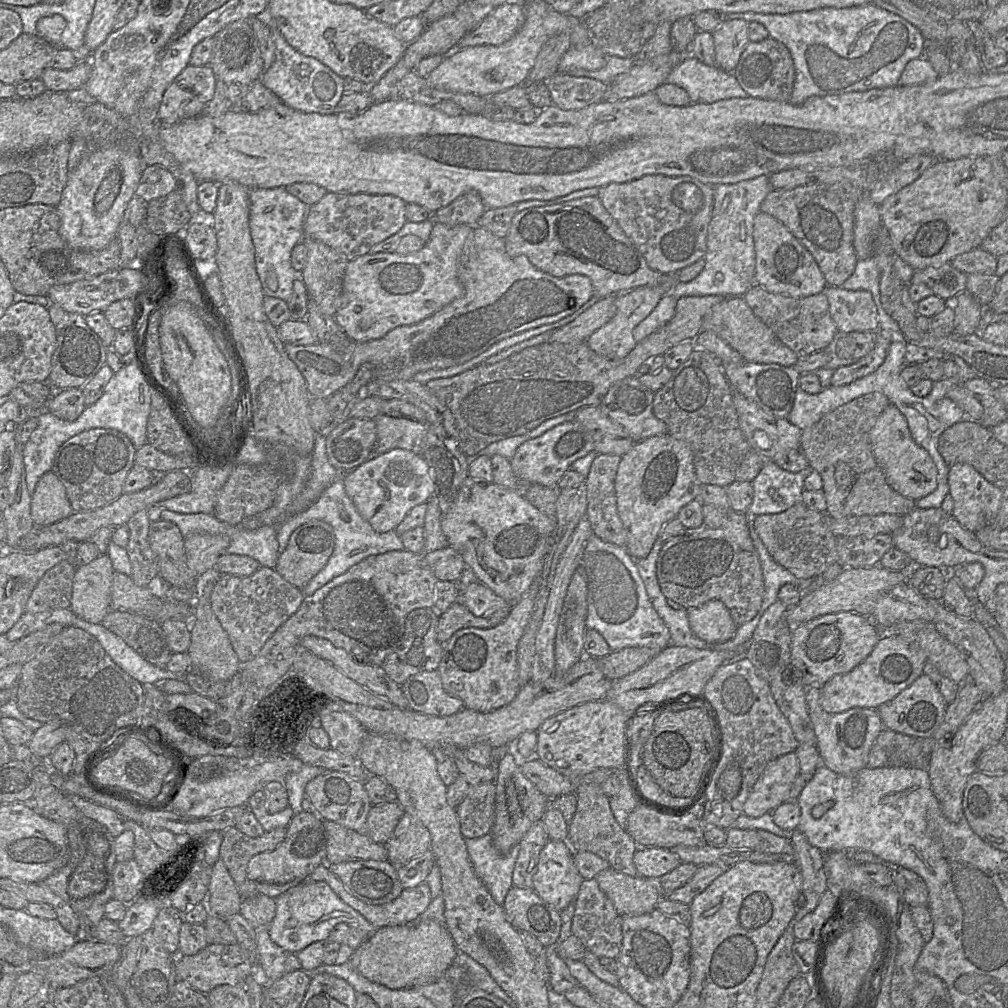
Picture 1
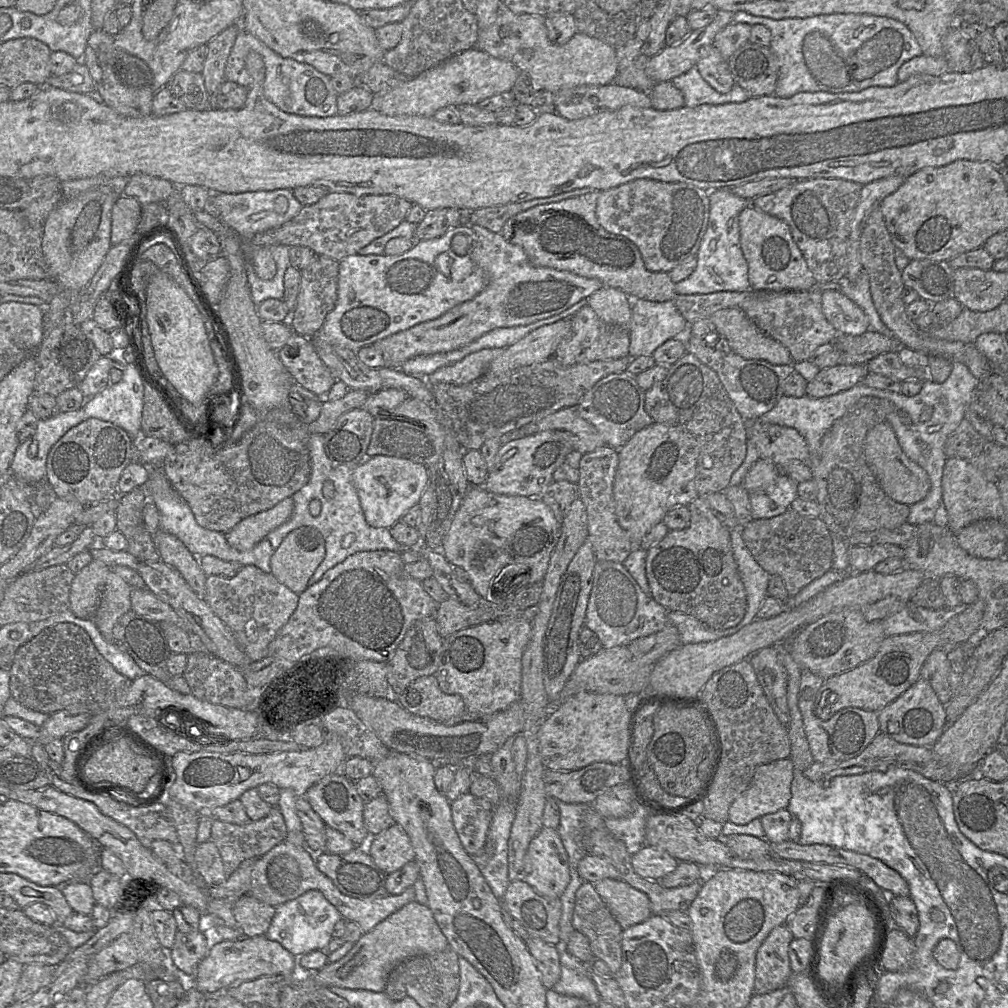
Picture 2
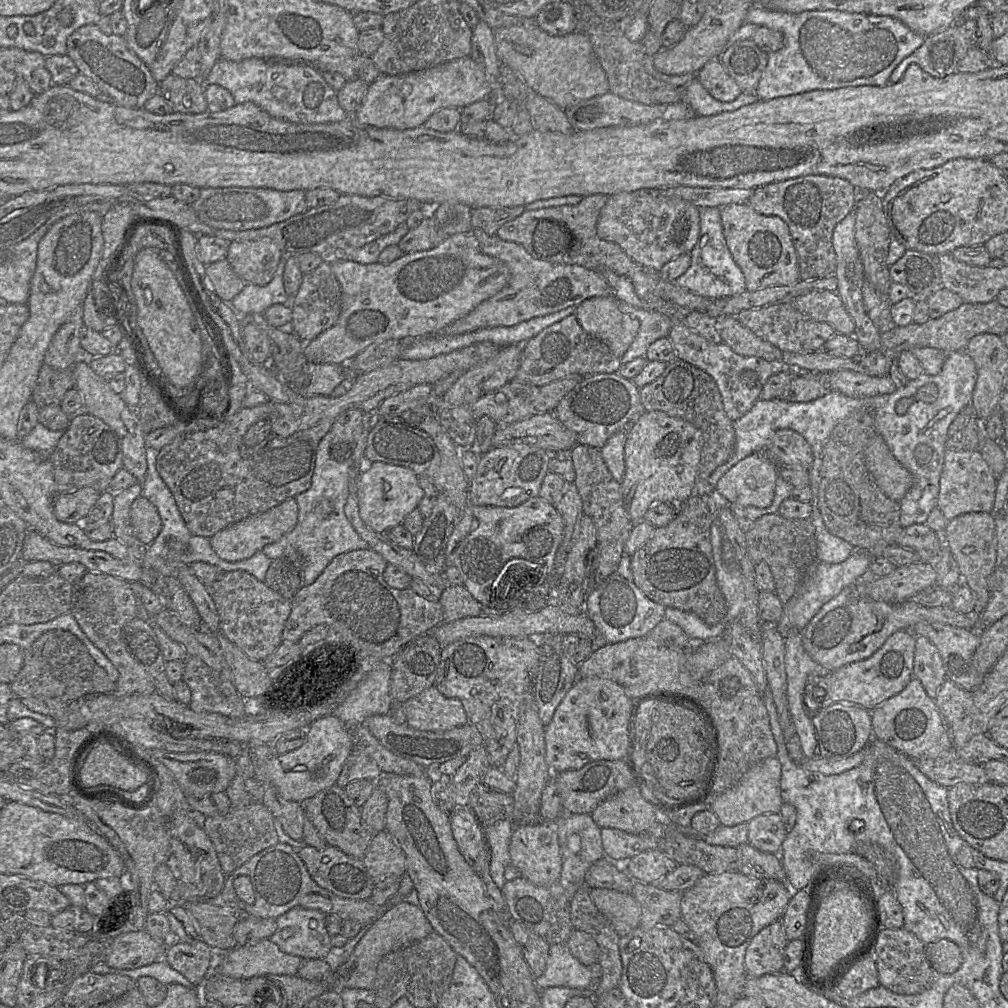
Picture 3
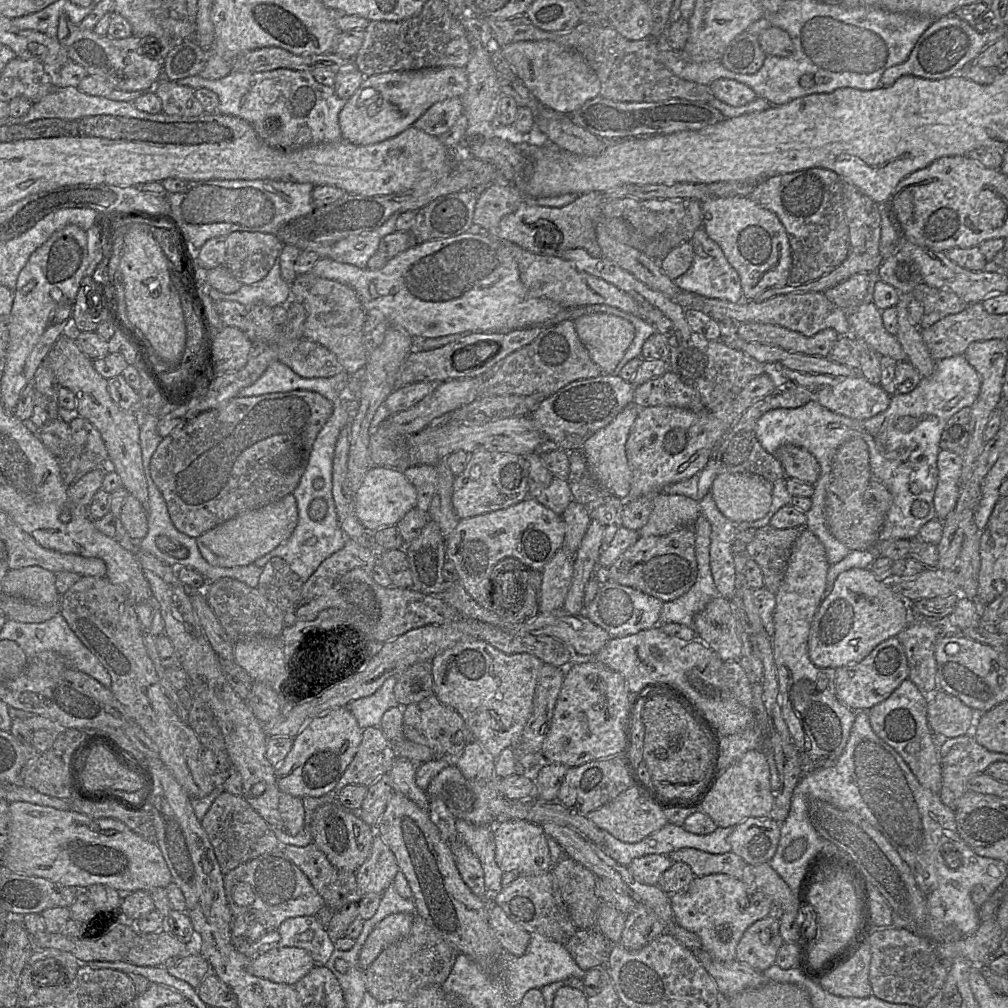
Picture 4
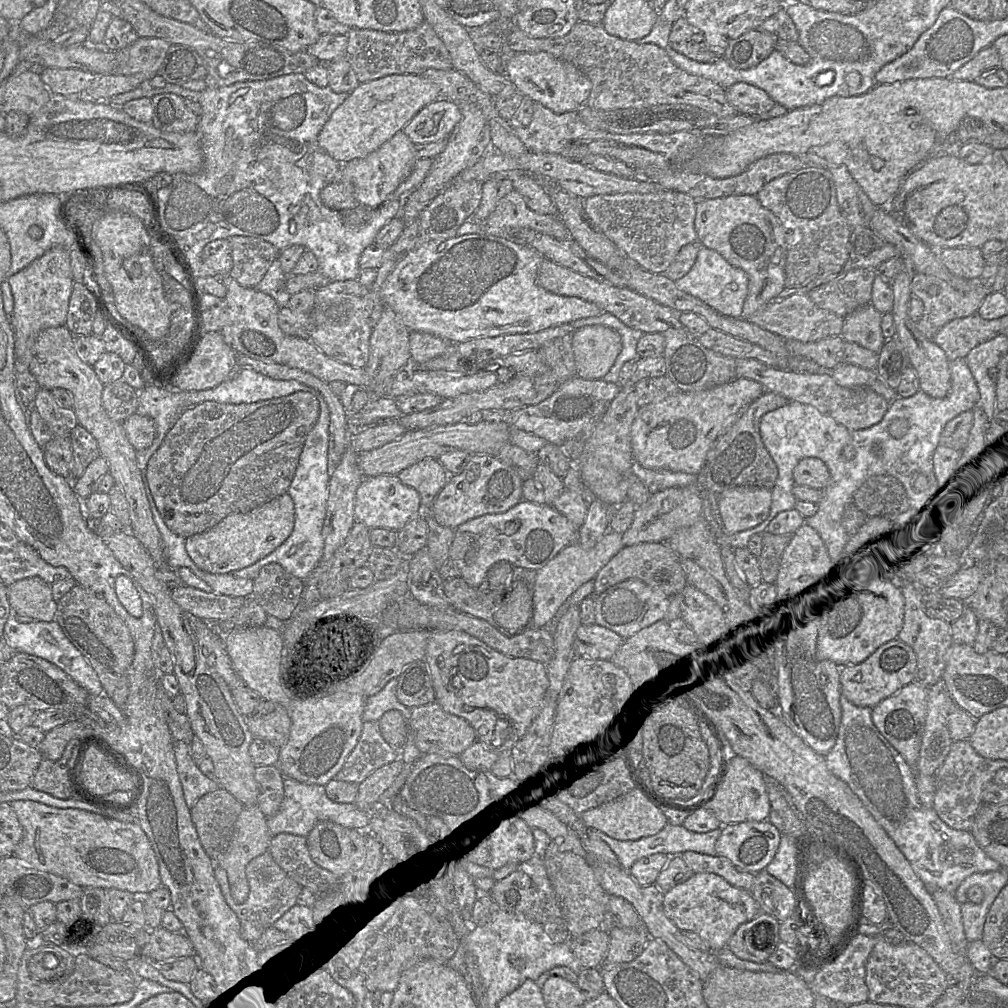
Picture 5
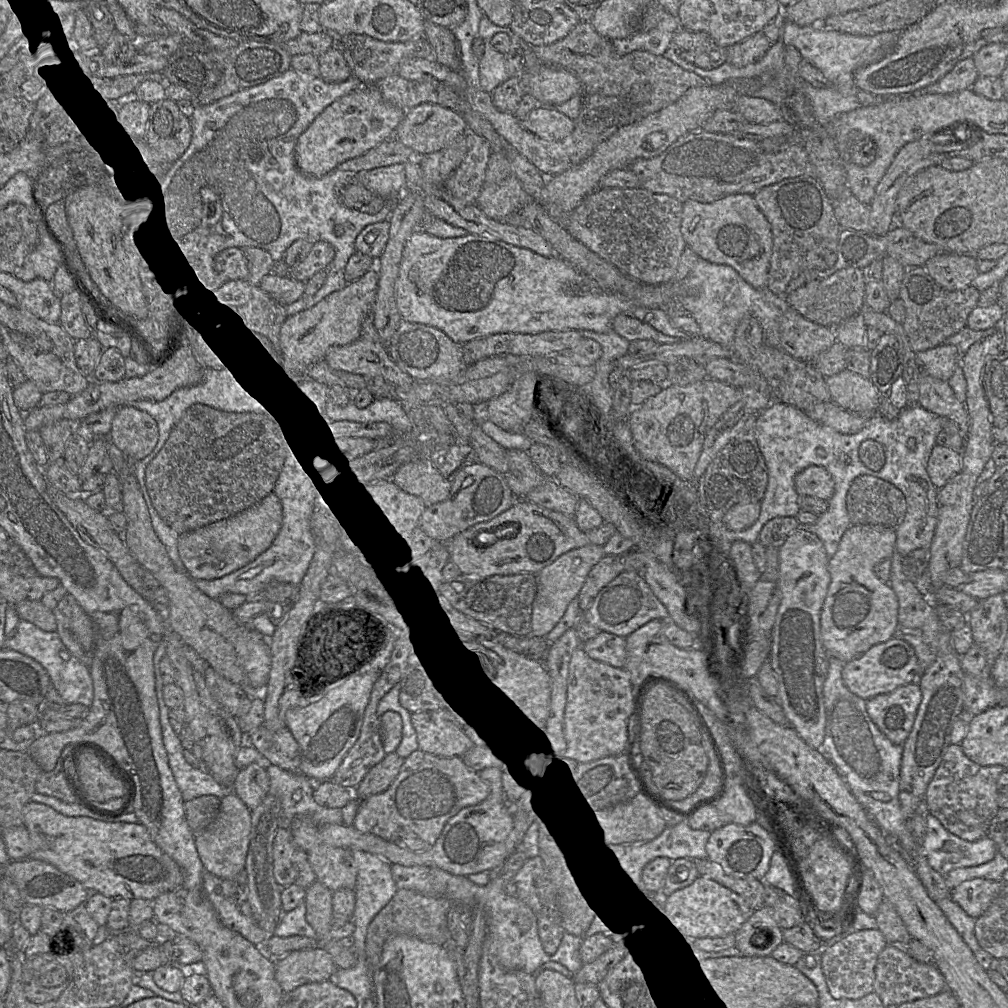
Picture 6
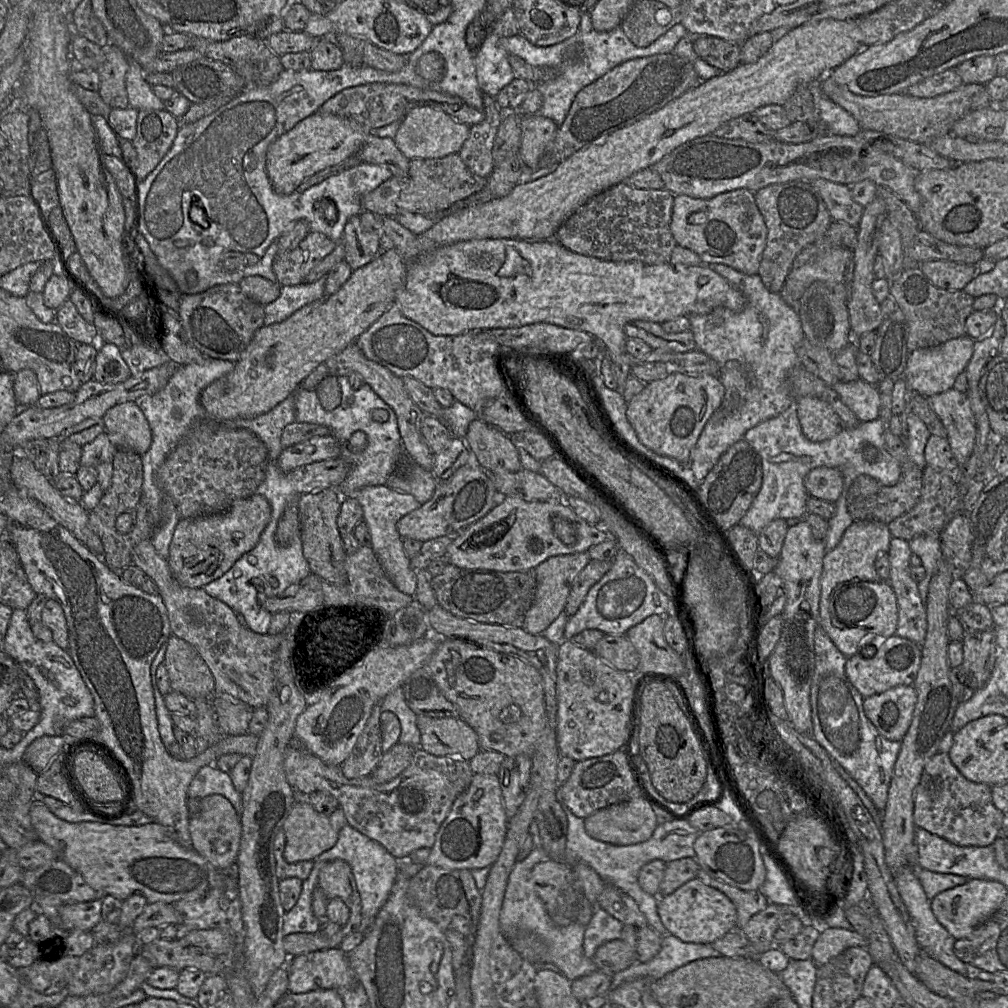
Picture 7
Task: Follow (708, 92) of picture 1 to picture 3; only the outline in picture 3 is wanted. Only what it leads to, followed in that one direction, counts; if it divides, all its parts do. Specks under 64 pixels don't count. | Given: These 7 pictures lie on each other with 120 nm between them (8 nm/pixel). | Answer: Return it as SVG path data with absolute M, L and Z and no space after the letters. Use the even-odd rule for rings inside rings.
M698 78L683 88L681 101L688 104L699 116L712 116L730 112L758 101L756 93L742 93L732 102L721 102L712 97Z

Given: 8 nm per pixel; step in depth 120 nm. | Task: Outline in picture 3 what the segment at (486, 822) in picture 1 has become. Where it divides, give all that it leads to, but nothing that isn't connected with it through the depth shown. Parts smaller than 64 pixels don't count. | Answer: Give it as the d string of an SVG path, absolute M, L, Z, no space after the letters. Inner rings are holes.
M457 806L450 814L450 822L460 853L469 866L481 876L488 846L480 821L469 806Z

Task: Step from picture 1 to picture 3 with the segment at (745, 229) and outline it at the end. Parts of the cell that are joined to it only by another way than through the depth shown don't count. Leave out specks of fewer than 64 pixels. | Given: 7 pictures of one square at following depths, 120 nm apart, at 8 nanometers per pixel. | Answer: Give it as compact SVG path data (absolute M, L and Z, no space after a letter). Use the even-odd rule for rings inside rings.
M719 207L700 208L699 236L690 255L690 267L673 281L679 287L708 298L735 296L746 291L743 272L735 263L725 241ZM618 301L620 311L634 316L640 322L640 327L633 342L620 358L621 364L638 357L645 357L648 347L657 339L668 337L671 320L668 316L650 310L636 308L626 302Z

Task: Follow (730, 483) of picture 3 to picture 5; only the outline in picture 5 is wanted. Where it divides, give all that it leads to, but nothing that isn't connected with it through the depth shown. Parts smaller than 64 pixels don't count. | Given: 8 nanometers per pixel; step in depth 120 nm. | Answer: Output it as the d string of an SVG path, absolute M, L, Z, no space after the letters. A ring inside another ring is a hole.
M738 486L725 490L718 497L718 515L723 532L735 534L754 528L768 516L771 489Z

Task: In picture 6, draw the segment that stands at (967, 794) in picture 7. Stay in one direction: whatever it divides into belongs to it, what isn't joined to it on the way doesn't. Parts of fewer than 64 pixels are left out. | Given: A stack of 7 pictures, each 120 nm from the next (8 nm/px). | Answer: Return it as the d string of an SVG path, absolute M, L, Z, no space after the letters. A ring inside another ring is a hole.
M960 744L949 745L925 792L929 813L963 840L973 842L987 837L990 824L1000 810L997 779L1005 771L1002 766L980 766L967 758Z

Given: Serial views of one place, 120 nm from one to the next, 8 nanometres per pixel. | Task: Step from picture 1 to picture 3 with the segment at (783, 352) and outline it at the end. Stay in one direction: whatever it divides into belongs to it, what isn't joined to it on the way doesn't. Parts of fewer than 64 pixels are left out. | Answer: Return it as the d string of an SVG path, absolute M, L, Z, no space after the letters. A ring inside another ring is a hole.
M736 316L718 318L716 329L722 341L741 356L760 357L767 361L782 359L783 352L779 348L756 336L742 325Z

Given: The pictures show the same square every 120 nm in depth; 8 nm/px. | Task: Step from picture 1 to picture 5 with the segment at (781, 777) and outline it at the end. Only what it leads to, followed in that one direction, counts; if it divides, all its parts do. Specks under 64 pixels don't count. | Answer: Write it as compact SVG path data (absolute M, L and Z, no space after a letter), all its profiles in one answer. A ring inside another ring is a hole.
M730 755L726 776L707 809L722 825L768 820L770 801L765 775L751 765L747 759L738 755Z

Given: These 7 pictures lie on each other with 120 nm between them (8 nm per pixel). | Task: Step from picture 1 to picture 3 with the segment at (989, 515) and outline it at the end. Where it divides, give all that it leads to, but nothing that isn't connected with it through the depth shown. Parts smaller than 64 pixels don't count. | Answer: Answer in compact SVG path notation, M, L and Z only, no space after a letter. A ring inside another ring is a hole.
M947 450L940 476L940 490L937 507L942 512L947 523L958 516L983 512L991 514L994 507L996 481L988 464L977 451Z

